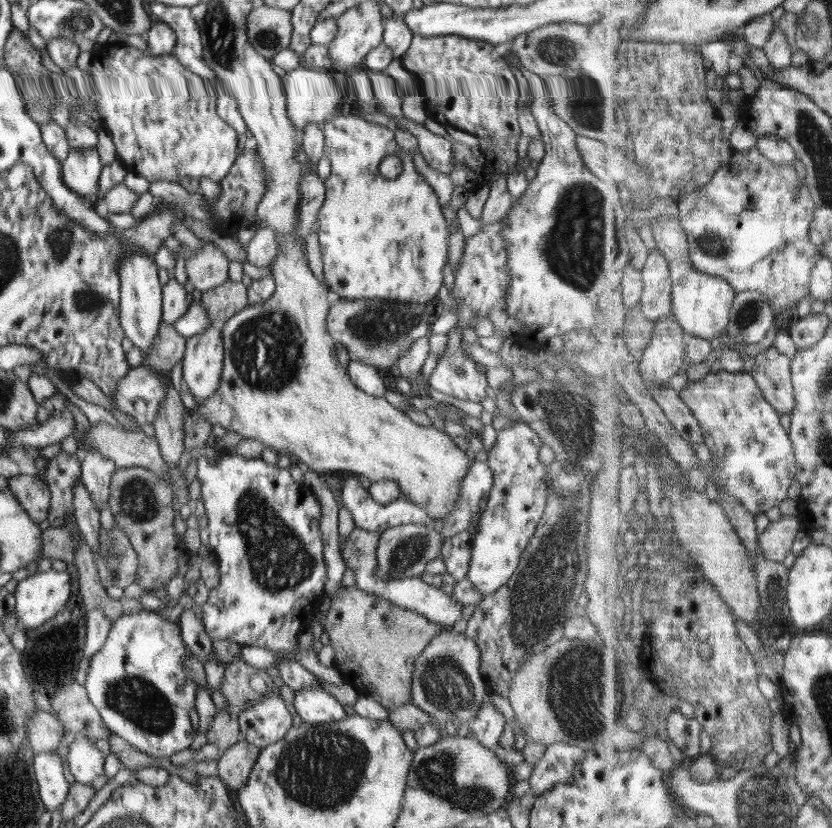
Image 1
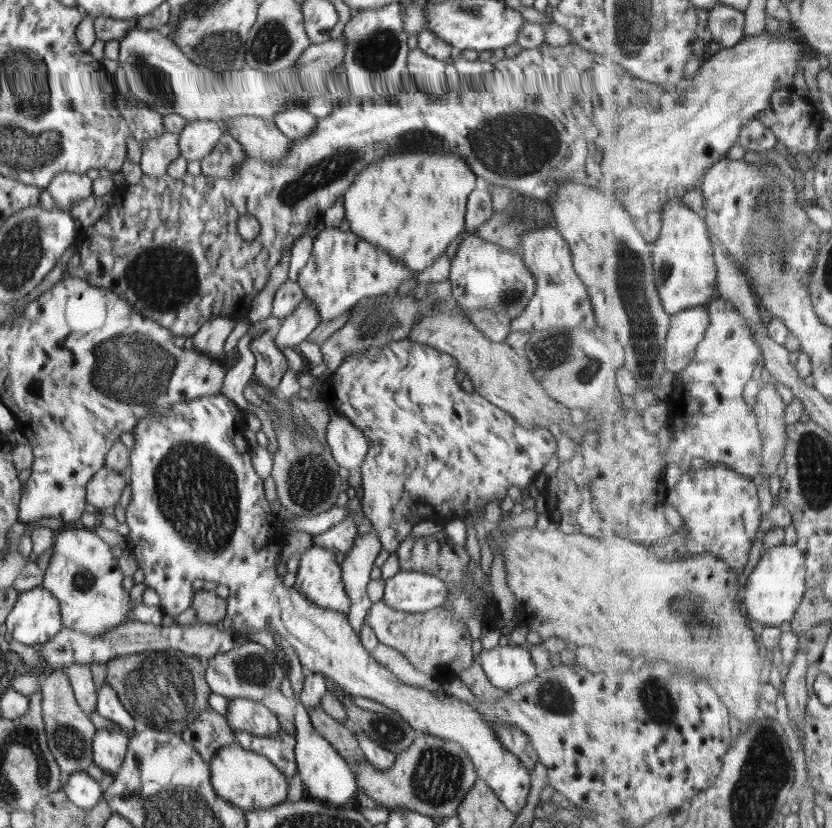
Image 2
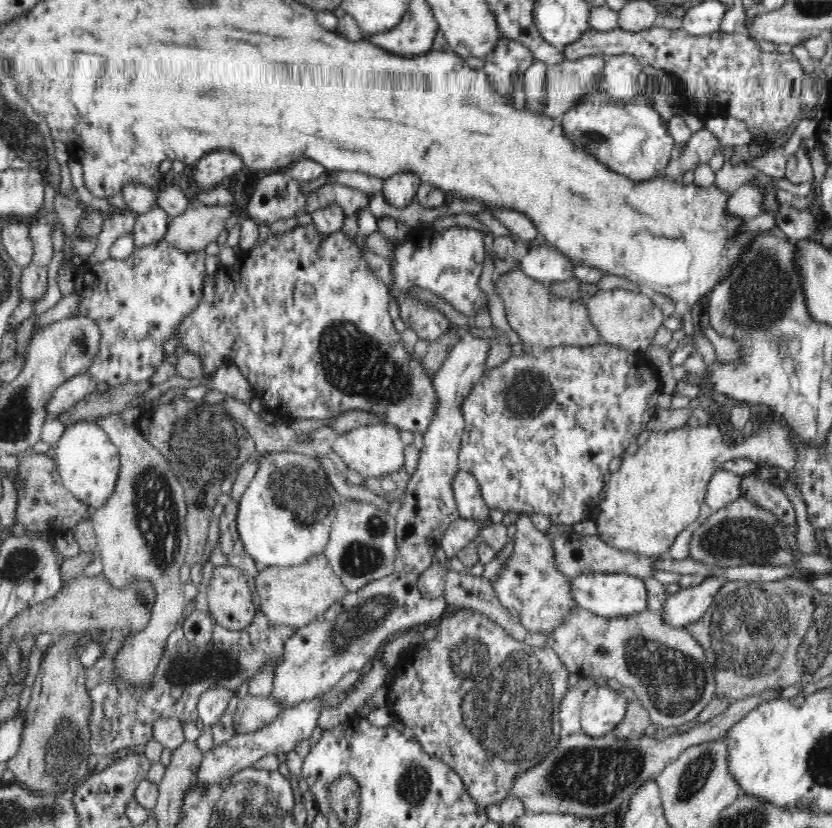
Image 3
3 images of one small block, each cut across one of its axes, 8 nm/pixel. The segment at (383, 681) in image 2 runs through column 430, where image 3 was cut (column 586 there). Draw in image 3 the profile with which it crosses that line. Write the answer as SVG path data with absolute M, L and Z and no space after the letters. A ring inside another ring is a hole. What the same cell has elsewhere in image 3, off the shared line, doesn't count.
M611 683L607 686L594 684L583 692L581 702L581 728L591 738L601 738L620 724L626 714L626 693Z

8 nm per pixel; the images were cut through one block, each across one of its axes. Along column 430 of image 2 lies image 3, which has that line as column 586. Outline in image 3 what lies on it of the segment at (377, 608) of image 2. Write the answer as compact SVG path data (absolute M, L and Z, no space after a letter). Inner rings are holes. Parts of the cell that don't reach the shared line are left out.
M576 606L572 608L572 612L564 618L564 622L560 622L560 626L556 626L552 632L544 632L546 635L547 648L553 650L555 654L559 657L559 660L562 661L563 666L567 669L567 672L576 672L581 676L594 676L595 678L604 676L606 680L617 688L622 686L634 686L634 693L637 696L638 701L642 703L642 706L649 712L649 717L651 724L655 724L660 728L683 728L692 725L697 718L698 714L710 704L710 700L714 700L714 697L717 696L716 692L716 675L713 675L714 669L713 666L710 666L708 660L706 660L706 653L704 649L700 646L698 641L694 640L694 635L688 633L686 628L670 626L663 621L659 612L656 611L646 611L643 613L632 614L632 616L618 616L618 617L601 617L595 615L594 613Z

